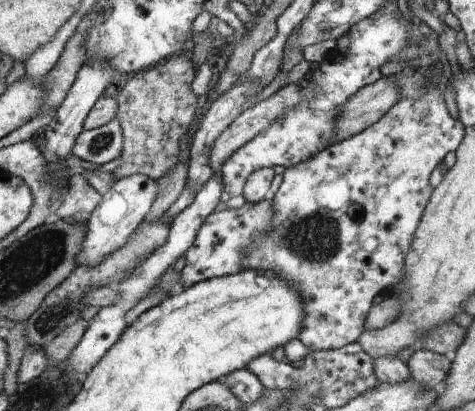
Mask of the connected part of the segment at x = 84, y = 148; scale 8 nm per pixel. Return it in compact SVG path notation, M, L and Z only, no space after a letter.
M118 114L99 128L84 129L73 150L79 158L97 165L107 164L115 159L121 160L123 152L124 128Z

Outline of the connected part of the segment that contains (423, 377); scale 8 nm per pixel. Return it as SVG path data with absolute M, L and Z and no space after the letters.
M421 346L415 347L407 360L409 375L422 386L424 391L446 378L450 363L449 356L434 353Z

